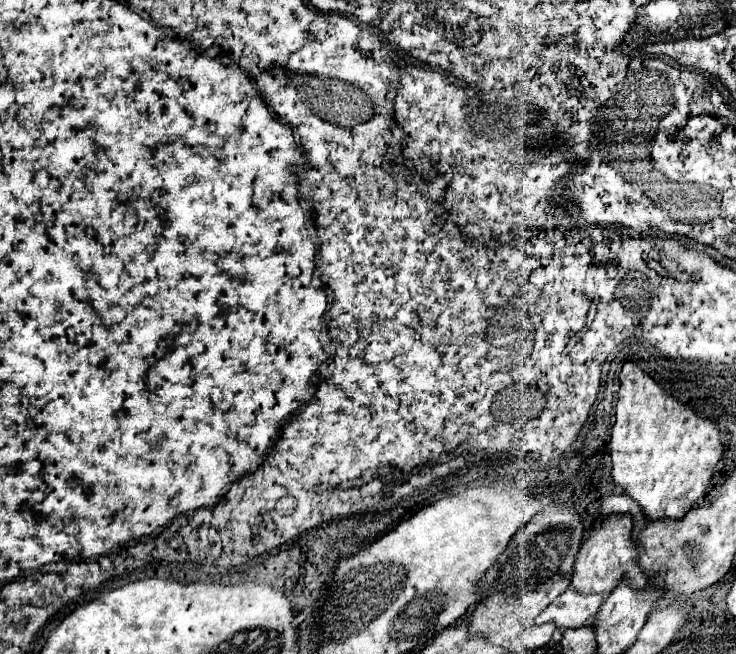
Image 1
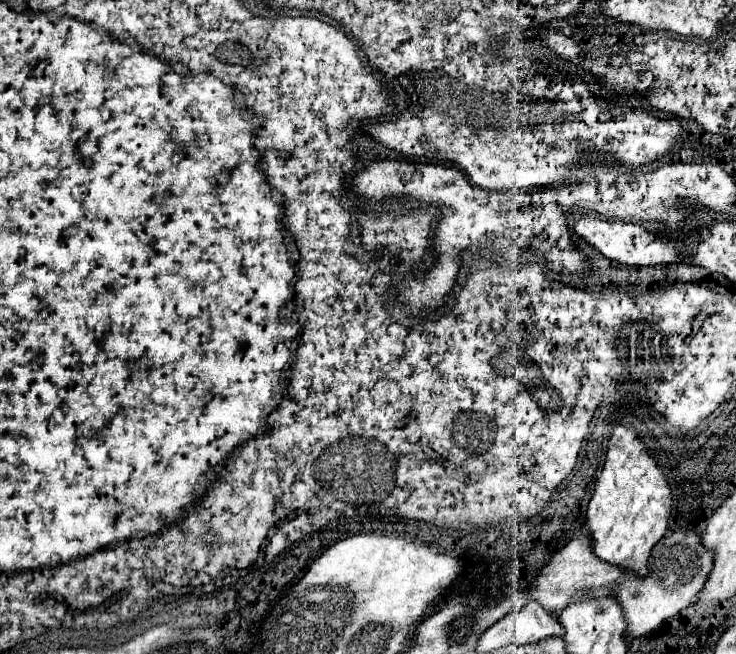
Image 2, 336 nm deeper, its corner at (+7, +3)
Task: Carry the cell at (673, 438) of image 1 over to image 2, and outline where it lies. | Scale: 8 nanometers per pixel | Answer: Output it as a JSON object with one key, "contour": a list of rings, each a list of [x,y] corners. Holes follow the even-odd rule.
{"contour":[[[615,425],[613,437],[607,445],[605,465],[595,481],[595,491],[587,507],[587,531],[591,537],[593,553],[621,569],[631,569],[645,577],[647,559],[651,549],[667,533],[671,515],[671,489],[651,459],[645,445],[627,425]]]}

